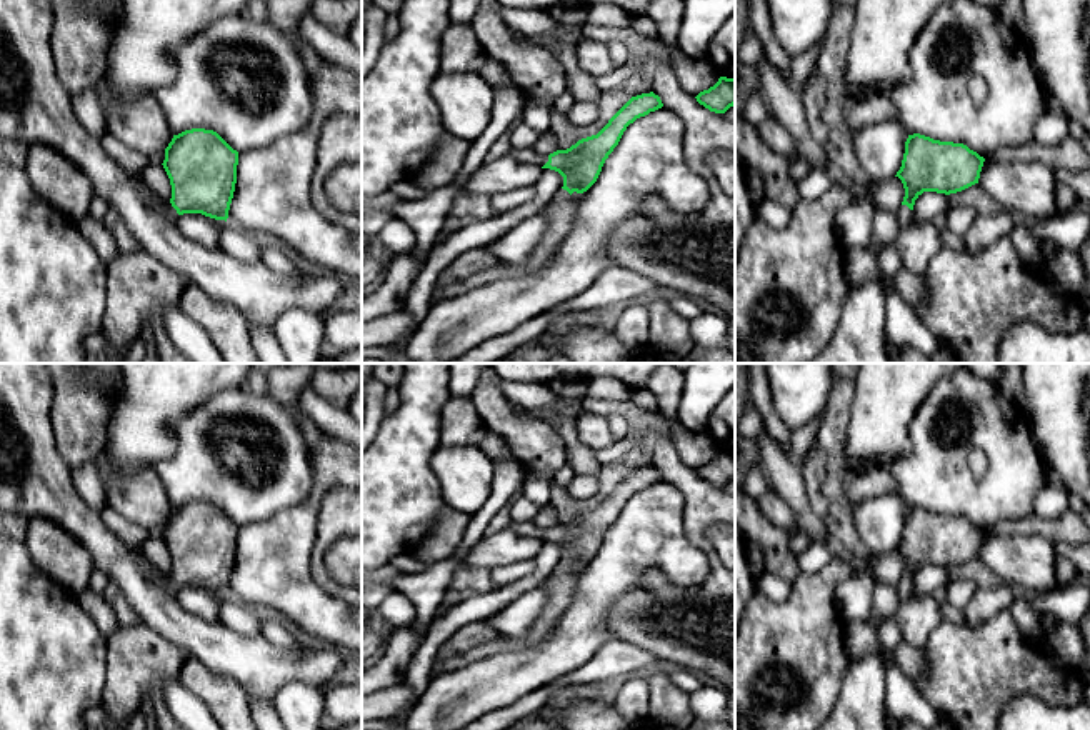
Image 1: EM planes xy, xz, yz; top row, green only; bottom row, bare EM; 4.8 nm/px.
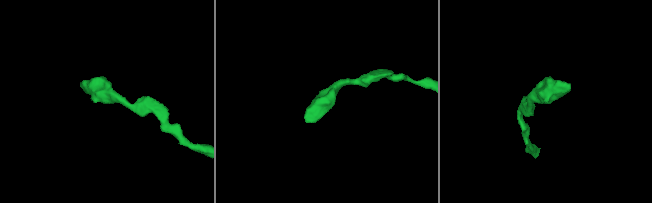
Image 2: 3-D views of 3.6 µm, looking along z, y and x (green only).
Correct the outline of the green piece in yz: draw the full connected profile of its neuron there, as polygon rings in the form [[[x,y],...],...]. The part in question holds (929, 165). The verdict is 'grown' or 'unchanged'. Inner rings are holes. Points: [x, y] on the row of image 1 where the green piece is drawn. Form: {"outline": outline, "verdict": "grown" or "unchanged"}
{"outline": [[[913,133],[905,142],[898,177],[905,197],[897,210],[900,227],[913,217],[915,200],[923,192],[957,193],[978,183],[985,158],[963,143],[940,142]]], "verdict": "grown"}

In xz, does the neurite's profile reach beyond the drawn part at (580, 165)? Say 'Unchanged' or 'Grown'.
Grown

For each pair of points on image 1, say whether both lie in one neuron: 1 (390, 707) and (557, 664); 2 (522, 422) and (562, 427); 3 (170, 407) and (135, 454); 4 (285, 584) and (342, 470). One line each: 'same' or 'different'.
1: different
2: different
3: same
4: same

